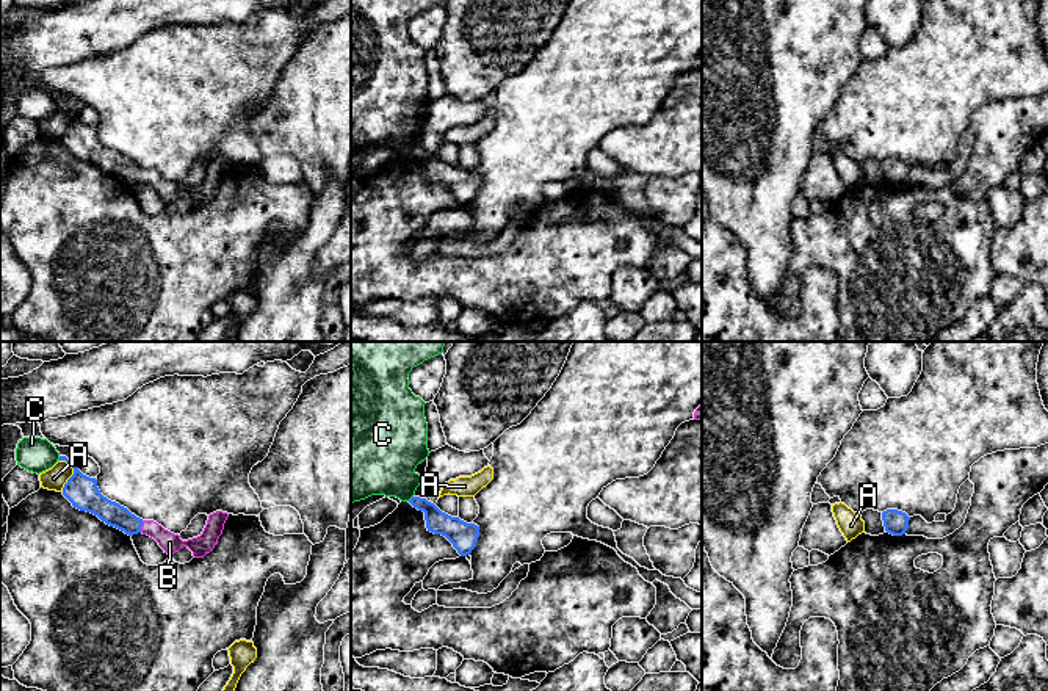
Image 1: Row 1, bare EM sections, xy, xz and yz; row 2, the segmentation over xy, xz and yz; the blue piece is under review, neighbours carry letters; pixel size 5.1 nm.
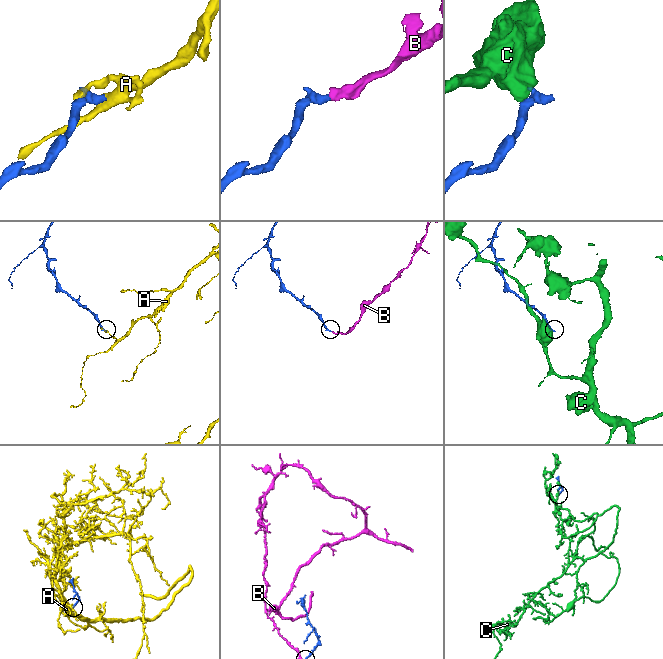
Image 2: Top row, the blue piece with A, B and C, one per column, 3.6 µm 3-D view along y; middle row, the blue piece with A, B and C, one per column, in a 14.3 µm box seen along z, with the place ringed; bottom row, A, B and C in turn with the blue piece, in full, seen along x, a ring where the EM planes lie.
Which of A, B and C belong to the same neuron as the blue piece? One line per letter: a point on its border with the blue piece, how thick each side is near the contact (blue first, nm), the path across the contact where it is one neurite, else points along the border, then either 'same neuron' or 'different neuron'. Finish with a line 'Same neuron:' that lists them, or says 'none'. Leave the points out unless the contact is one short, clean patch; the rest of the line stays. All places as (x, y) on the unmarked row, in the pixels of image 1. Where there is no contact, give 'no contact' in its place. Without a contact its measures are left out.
A: meets blue in xy at (74, 121); 160 nm thick on the blue side, 120 nm on the other; border along xy (58, 108), (65, 108), (72, 118), (72, 124), (61, 140); different neuron
B: meets blue in xy at (141, 174); 120 nm thick on the blue side, 100 nm on the other; runs through xy (112, 162), (130, 174), (141, 174), (155, 179), (169, 191); same neuron
C: meets blue in xz at (411, 148); 120 nm thick on the blue side, 360 nm on the other; different neuron
Same neuron: B

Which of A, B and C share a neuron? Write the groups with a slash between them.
A / B / C

